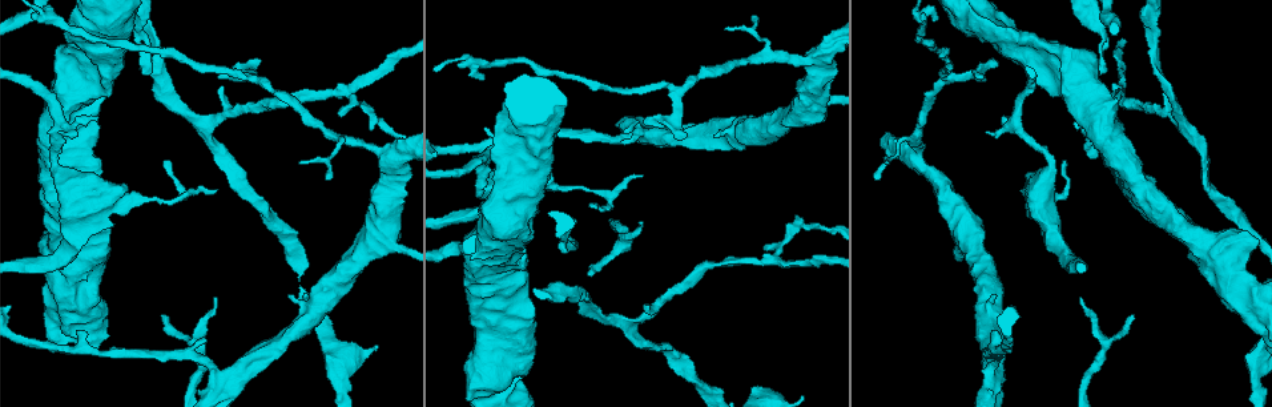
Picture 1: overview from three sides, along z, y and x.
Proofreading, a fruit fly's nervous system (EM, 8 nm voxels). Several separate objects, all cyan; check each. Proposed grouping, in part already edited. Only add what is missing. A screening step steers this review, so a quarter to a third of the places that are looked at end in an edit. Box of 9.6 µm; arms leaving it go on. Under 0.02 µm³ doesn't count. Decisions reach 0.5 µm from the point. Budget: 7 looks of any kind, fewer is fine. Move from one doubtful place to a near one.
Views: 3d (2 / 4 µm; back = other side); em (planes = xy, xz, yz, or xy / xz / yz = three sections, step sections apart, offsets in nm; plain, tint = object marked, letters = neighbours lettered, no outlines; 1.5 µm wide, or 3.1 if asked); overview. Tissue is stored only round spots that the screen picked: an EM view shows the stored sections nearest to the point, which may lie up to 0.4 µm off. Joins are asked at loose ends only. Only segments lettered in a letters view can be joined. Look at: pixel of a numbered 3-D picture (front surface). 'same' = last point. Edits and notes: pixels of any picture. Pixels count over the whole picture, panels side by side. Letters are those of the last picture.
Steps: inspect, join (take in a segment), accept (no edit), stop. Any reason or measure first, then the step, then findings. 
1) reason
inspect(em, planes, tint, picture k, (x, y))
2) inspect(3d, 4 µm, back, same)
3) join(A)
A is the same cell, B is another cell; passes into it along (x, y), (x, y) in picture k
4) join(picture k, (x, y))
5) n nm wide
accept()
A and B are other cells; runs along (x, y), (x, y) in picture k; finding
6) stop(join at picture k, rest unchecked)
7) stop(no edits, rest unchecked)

branch stops here
inspect(em, planes, plain, picture 1, (145, 73))

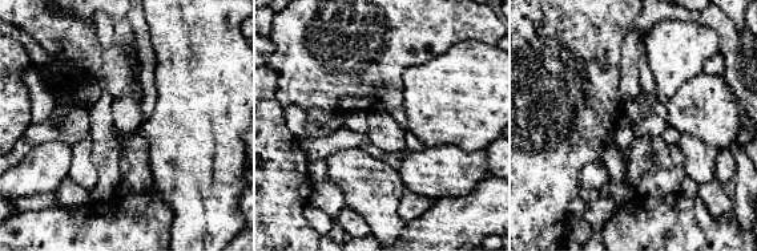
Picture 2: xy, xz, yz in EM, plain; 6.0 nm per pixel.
inspect(em, planes, letters, same)

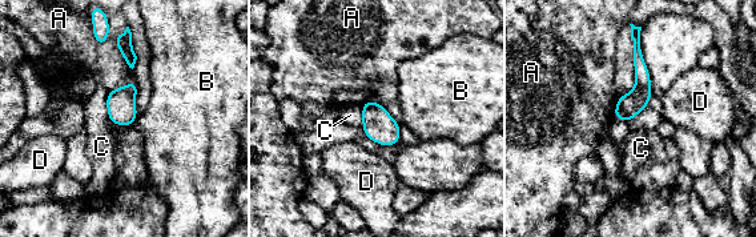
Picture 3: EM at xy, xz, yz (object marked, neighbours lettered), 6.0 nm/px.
accept()
A, B, C and D are other cells; border along (139, 115), (131, 125) in picture 3; no lettered segment goes on from it

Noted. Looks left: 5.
branch stops here
inspect(em, planes, letters, picture 1, (764, 247))

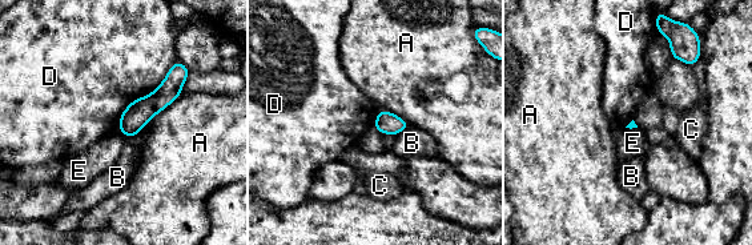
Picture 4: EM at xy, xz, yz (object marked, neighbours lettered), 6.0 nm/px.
accept()
A, B, C, D and E are other cells; border along (148, 92), (124, 109), (116, 127) in picture 4; none of them fits

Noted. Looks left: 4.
an open end
inspect(em, planes, letters, picture 1, (1160, 194))

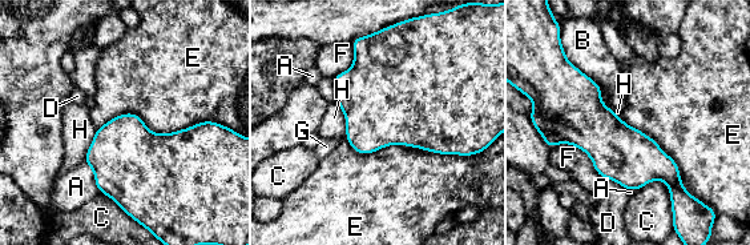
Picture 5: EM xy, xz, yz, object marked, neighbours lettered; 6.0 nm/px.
accept()
A, B, C, D, E, F, G and H are other cells; border along (345, 136), (464, 156) in picture 5; none of them fits

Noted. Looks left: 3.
stop(no edits, rest unchecked)

